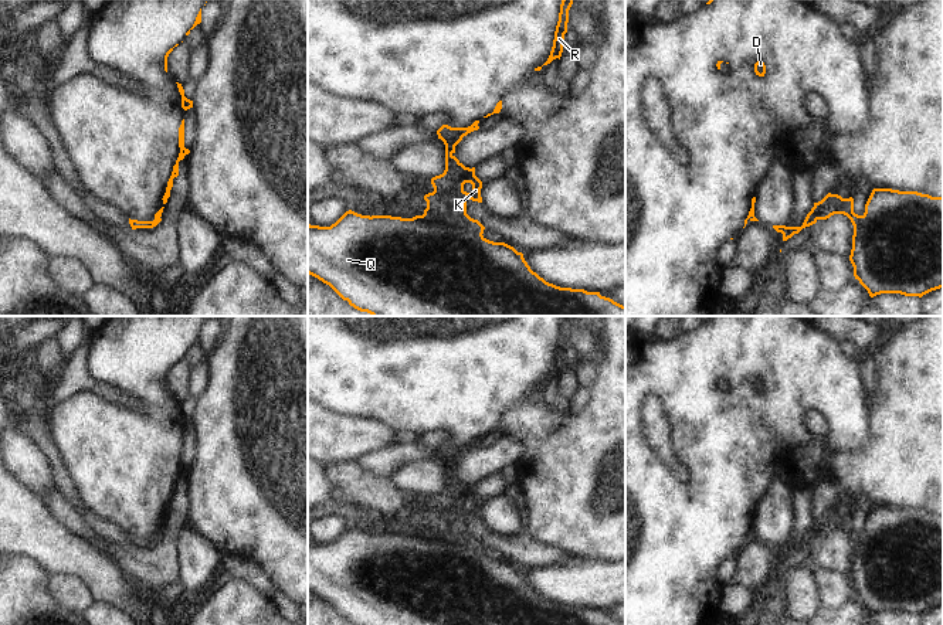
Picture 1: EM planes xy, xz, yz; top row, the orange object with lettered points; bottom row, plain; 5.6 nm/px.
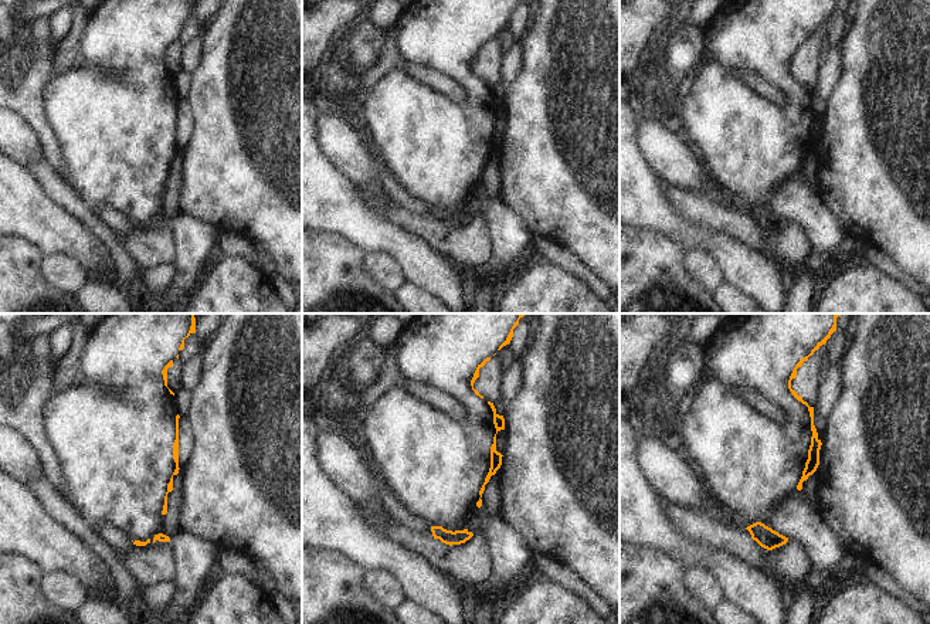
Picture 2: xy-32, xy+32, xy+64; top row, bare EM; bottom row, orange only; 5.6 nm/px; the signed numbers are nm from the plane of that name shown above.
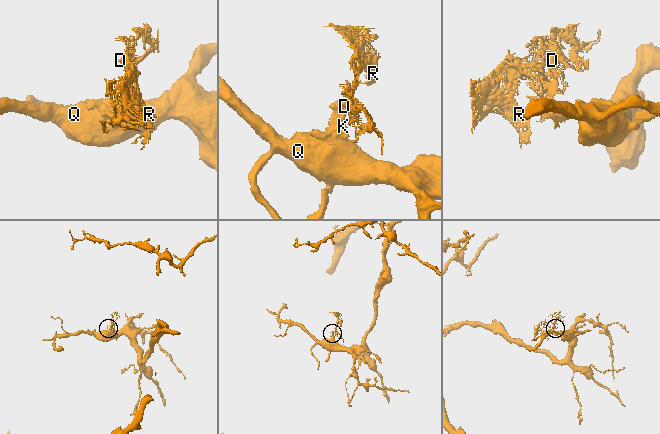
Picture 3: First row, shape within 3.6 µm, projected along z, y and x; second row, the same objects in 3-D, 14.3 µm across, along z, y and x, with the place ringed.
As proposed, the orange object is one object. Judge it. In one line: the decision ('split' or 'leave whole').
split

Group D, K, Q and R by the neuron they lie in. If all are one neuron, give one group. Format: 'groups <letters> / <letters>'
groups D R / K Q

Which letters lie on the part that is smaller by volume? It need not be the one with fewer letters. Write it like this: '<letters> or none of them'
D, R

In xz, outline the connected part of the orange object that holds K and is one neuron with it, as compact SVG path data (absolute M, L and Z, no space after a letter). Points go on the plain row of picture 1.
M442 442L437 448L438 456L445 462L445 488L431 496L434 509L424 513L427 526L423 533L370 534L349 527L330 544L308 541L308 591L329 602L353 625L625 625L600 609L560 605L546 599L530 587L522 570L482 553L485 544L467 531L468 517L482 520L482 499L475 493L475 485L465 485L454 473L462 455L478 446L478 442Z

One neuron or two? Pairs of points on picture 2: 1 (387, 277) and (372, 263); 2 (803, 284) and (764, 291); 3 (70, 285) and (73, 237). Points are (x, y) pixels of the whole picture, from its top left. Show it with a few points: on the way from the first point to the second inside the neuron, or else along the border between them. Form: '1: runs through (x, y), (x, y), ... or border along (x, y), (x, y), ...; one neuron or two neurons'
1: runs through (383, 272), (376, 265); one neuron
2: border along (784, 288), (786, 298); two neurons
3: border along (44, 255), (65, 254), (81, 268); two neurons

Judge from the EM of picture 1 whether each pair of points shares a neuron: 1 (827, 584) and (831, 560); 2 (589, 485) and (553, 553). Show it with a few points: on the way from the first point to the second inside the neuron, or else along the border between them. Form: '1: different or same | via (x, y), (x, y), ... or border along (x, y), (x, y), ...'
1: different | border along (816, 566), (848, 576)
2: different | border along (526, 532), (543, 543), (550, 543), (579, 557)

